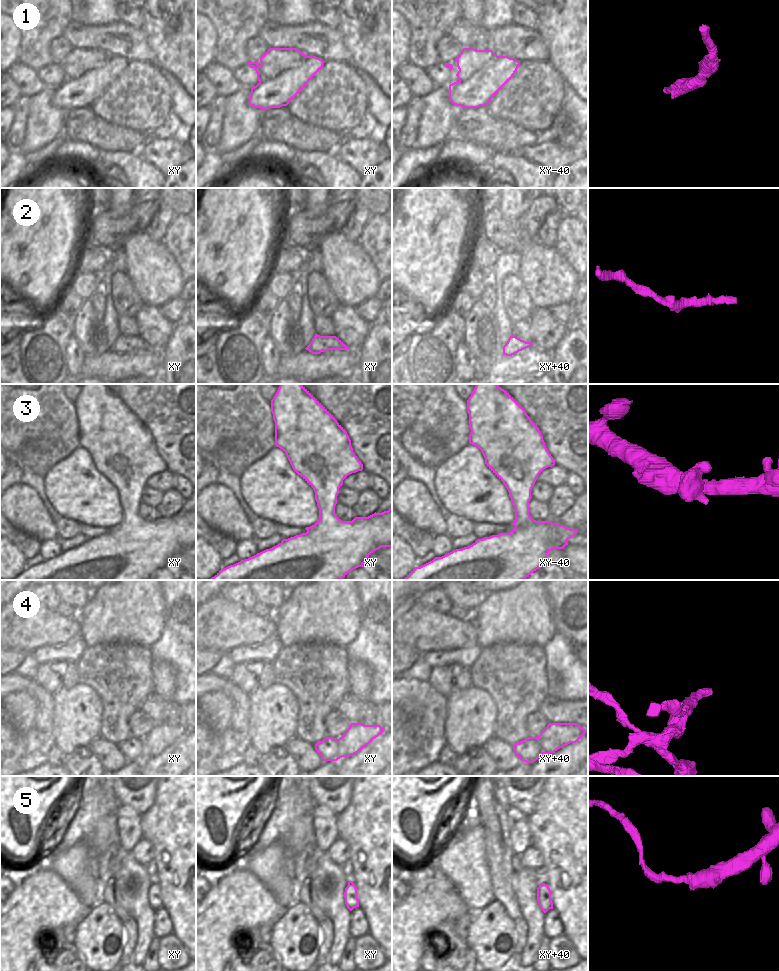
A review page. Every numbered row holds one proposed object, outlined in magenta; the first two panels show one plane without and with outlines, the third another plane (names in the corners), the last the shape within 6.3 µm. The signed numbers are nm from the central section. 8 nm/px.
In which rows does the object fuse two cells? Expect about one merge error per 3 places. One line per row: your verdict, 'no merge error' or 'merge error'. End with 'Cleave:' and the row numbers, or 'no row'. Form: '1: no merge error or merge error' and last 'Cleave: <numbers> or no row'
1: no merge error
2: merge error
3: no merge error
4: merge error
5: merge error
Cleave: 2, 4, 5

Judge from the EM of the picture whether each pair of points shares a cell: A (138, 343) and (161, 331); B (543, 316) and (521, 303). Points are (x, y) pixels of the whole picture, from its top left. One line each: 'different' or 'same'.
A: same
B: different

